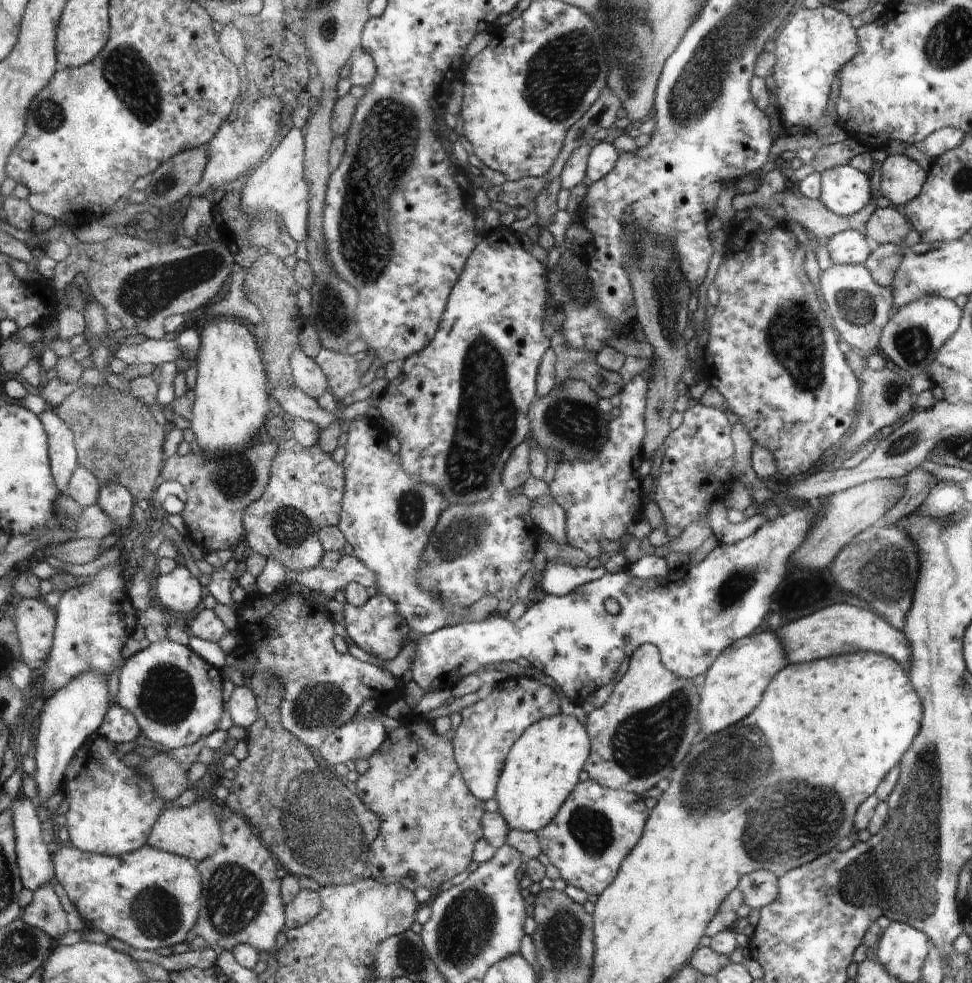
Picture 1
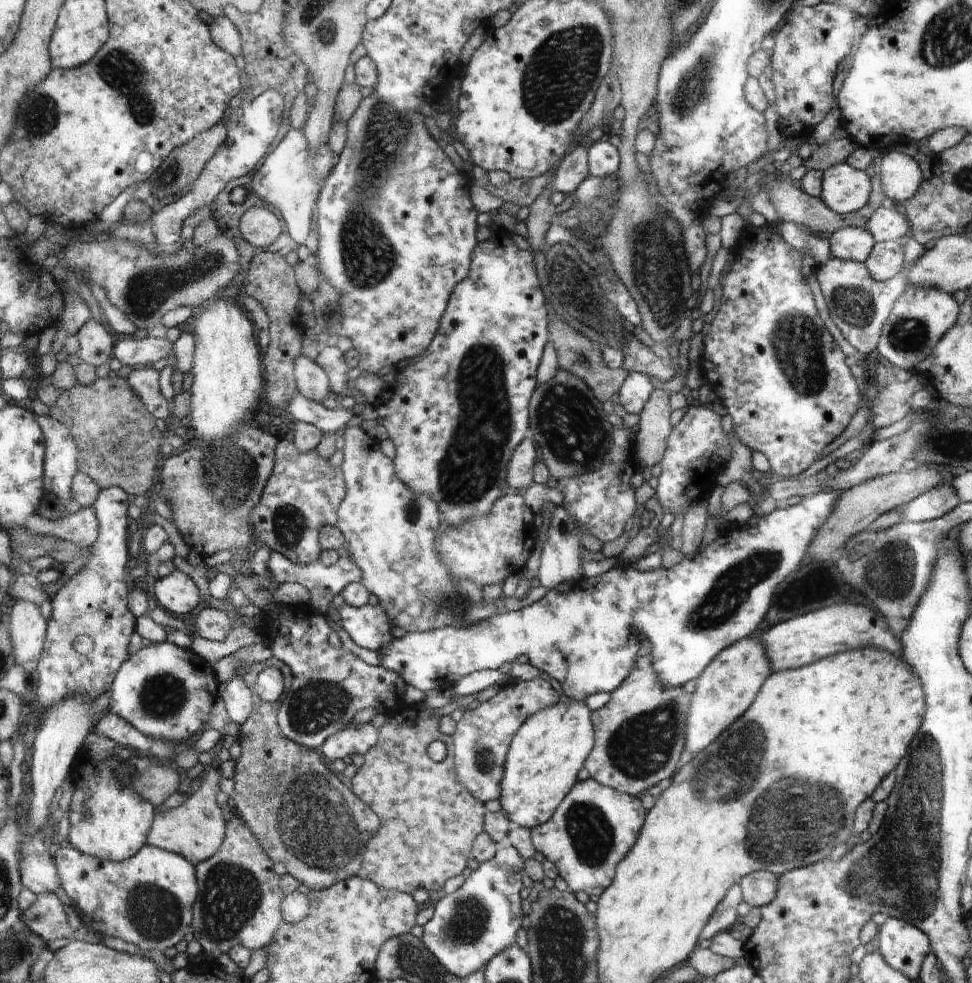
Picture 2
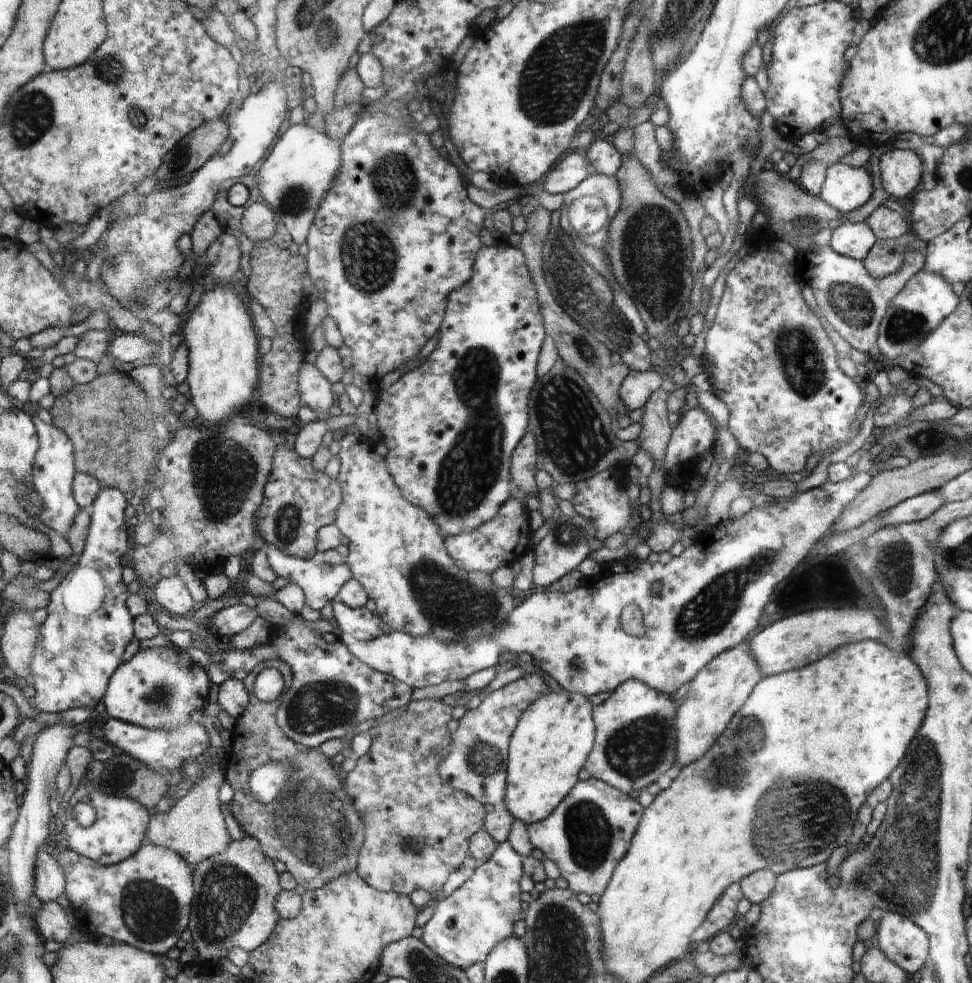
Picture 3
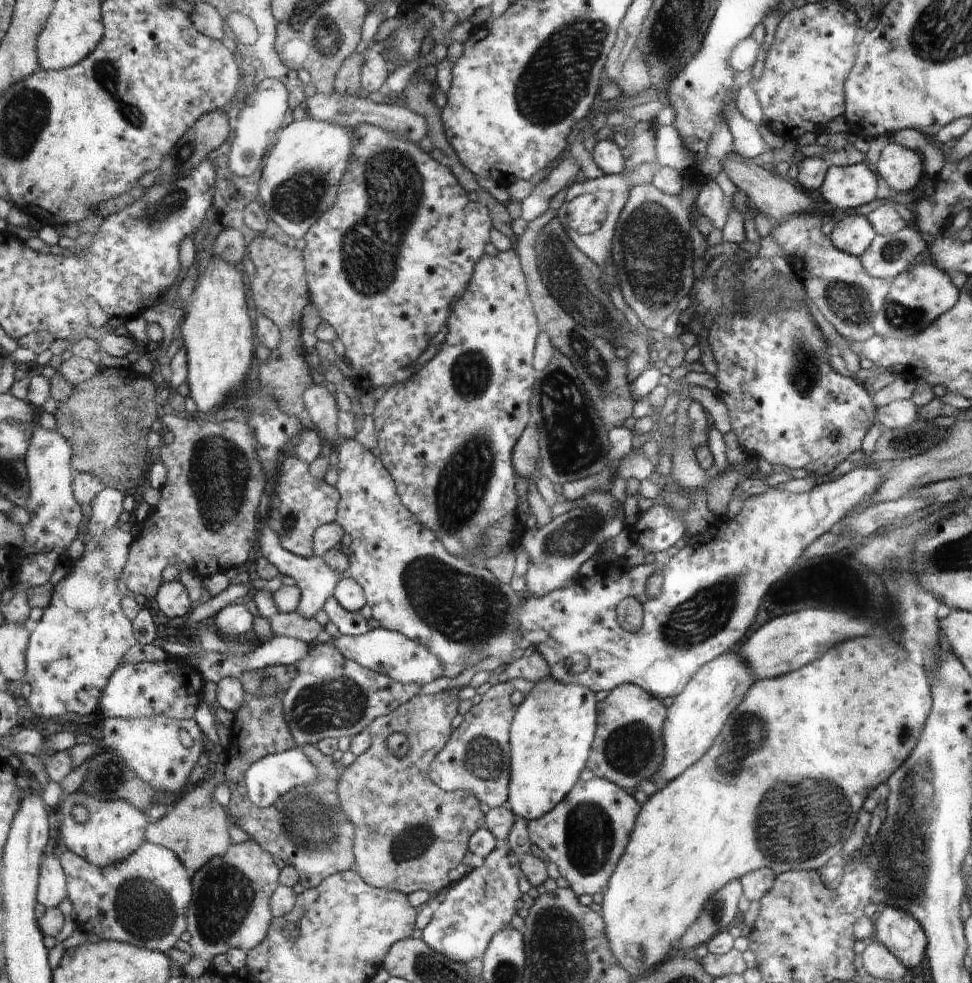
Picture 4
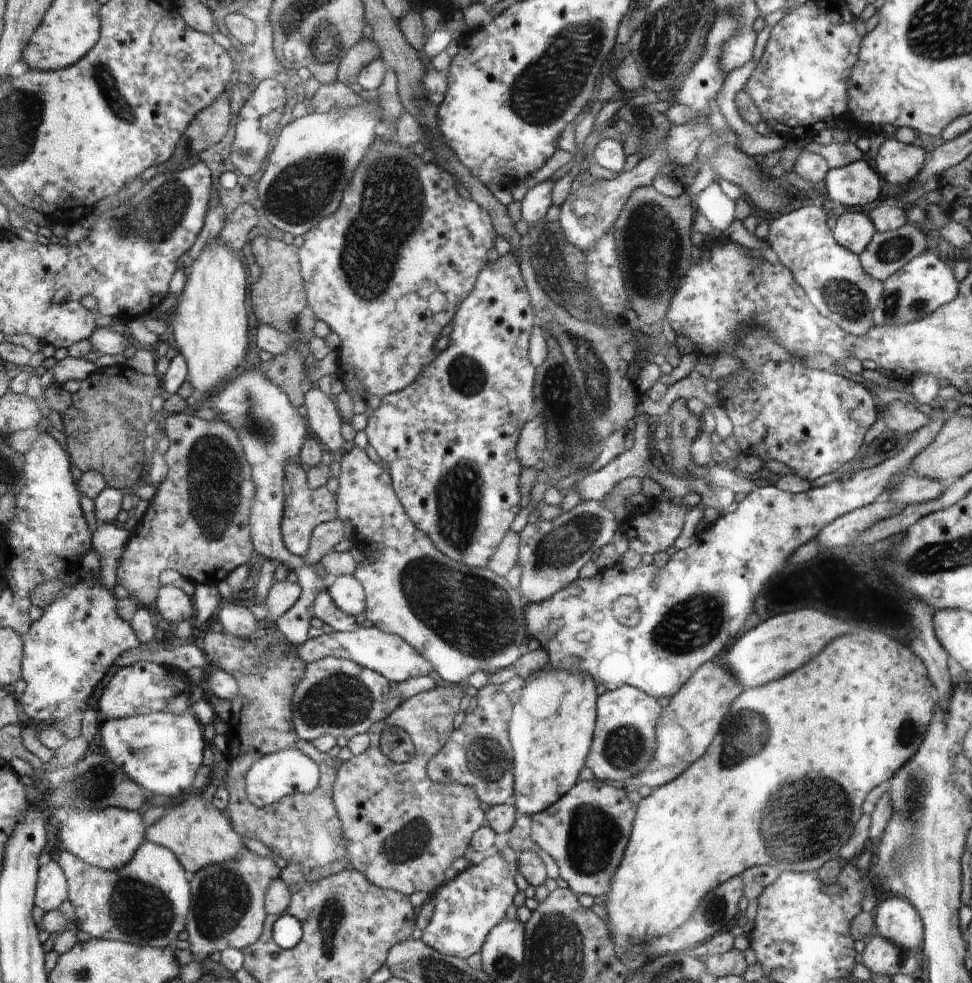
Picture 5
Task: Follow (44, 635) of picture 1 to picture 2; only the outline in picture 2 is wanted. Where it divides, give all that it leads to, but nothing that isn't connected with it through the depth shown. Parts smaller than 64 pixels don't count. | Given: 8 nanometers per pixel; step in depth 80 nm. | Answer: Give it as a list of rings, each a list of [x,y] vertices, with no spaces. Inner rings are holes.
[[[16,600],[10,614],[9,635],[11,638],[15,664],[19,664],[29,675],[35,670],[41,660],[43,649],[46,648],[47,629],[50,626],[49,619],[44,618],[41,607],[26,600]]]

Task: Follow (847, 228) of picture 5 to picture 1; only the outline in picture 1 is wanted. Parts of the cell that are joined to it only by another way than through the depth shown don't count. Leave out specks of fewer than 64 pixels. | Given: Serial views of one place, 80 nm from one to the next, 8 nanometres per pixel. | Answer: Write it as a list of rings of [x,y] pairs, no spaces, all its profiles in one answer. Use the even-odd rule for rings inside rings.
[[[858,231],[836,233],[825,241],[832,262],[839,265],[864,265],[871,253],[865,235]]]

